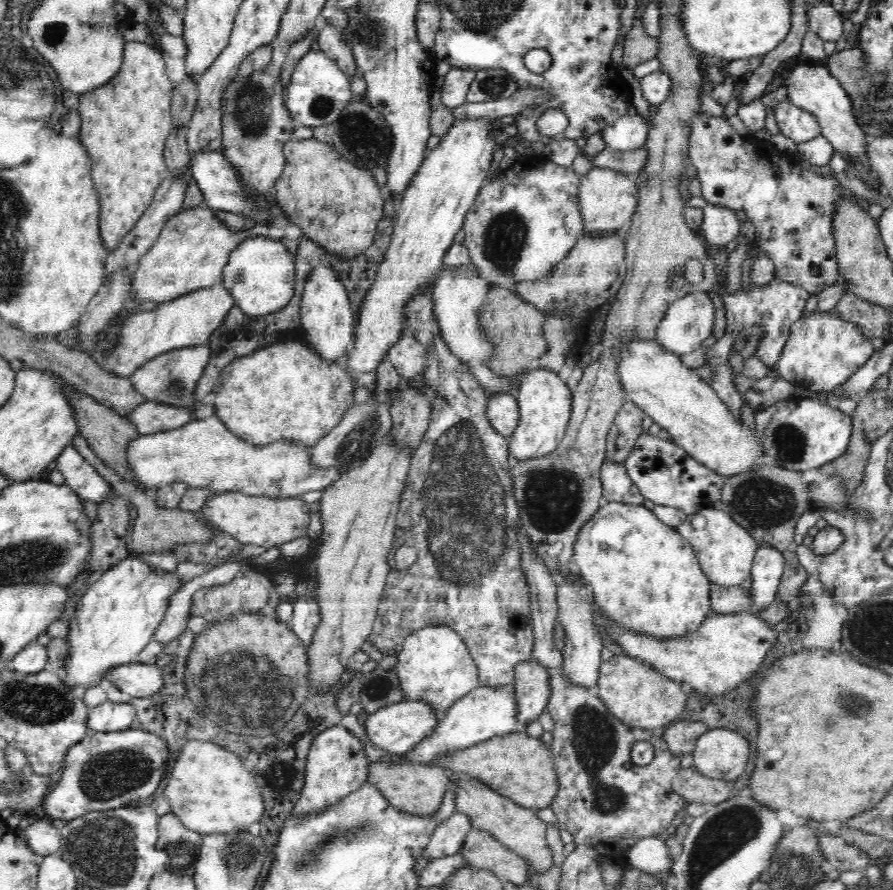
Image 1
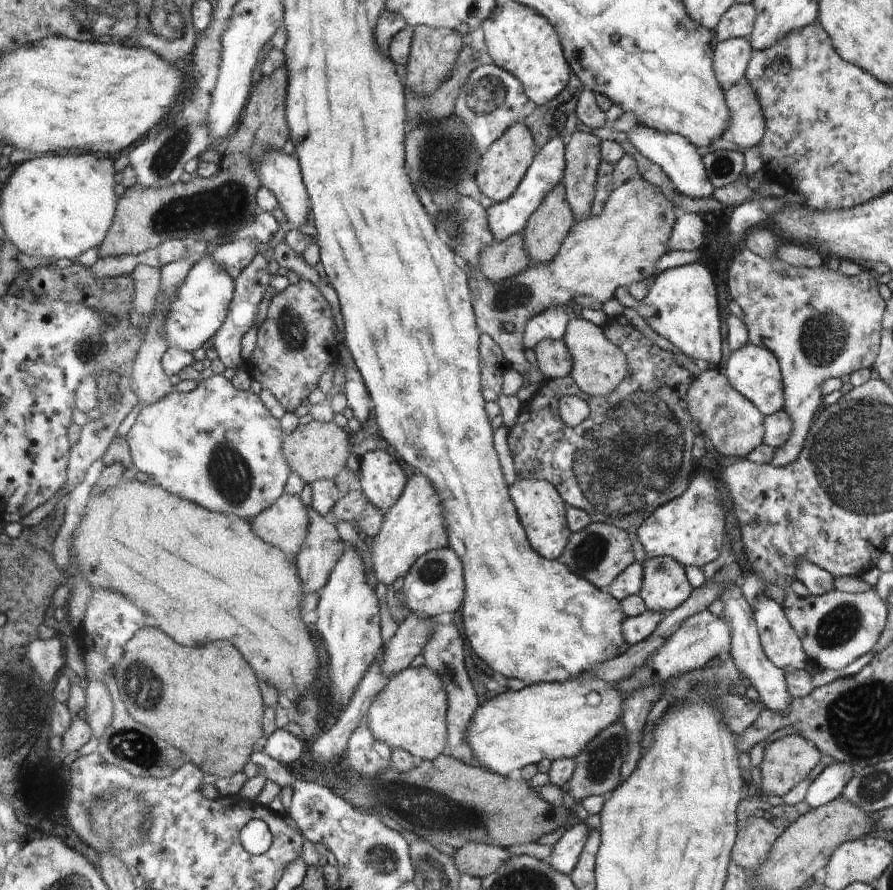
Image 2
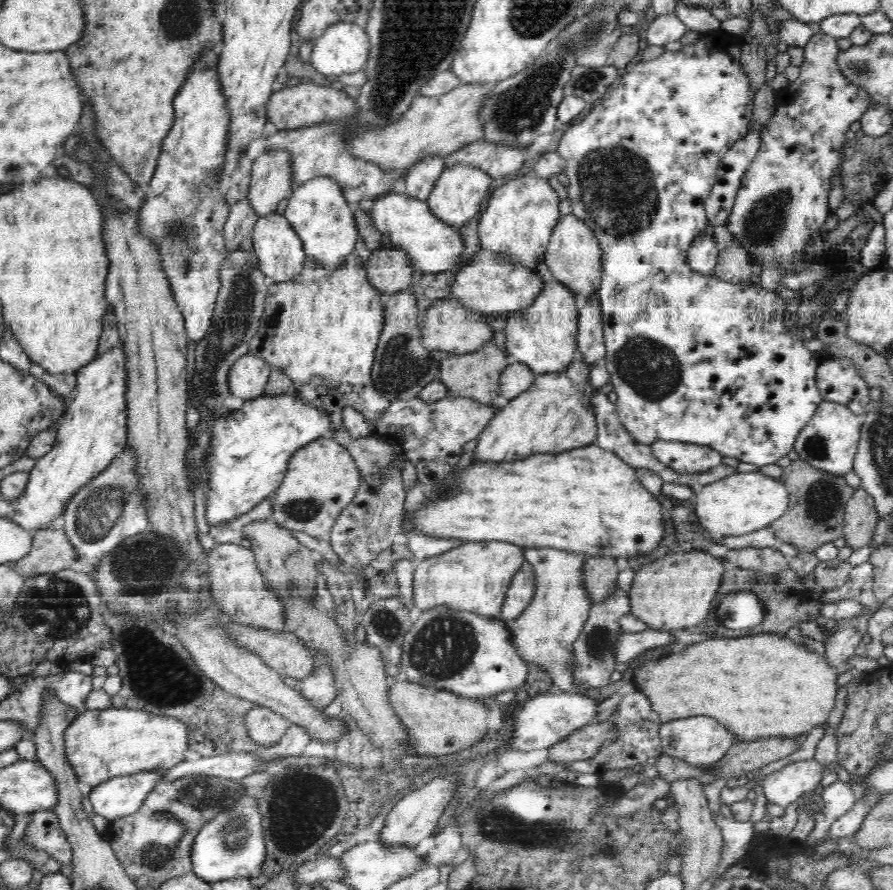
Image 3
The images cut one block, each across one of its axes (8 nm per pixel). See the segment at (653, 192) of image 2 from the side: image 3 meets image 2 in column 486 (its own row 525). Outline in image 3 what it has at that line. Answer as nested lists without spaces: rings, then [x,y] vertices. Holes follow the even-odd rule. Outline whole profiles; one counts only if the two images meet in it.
[[[331,435],[318,437],[294,452],[283,481],[271,495],[270,519],[279,527],[324,540],[322,536],[330,535],[336,519],[352,502],[361,482],[361,471],[349,451]]]

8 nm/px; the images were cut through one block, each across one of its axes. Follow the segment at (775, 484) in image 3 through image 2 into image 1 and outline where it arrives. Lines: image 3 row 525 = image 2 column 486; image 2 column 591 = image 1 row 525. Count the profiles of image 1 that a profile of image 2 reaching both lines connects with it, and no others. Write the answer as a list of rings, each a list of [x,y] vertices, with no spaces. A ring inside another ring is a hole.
[[[713,506],[703,508],[687,515],[676,529],[697,552],[700,568],[711,582],[724,586],[740,585],[750,577],[758,542],[748,530],[732,519],[728,510],[717,510]]]

